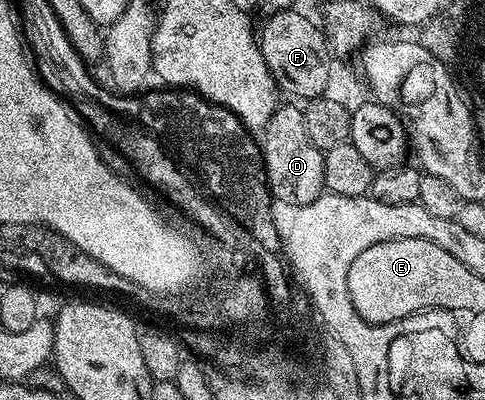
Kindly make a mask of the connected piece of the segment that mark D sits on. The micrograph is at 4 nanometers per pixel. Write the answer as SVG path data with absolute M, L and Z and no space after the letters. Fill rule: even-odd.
M277 105L274 116L270 116L270 124L262 132L262 149L264 151L264 167L268 173L268 187L272 190L272 197L277 203L285 202L288 208L305 206L318 196L325 193L324 189L324 151L312 143L310 136L306 136L304 112L299 105Z

